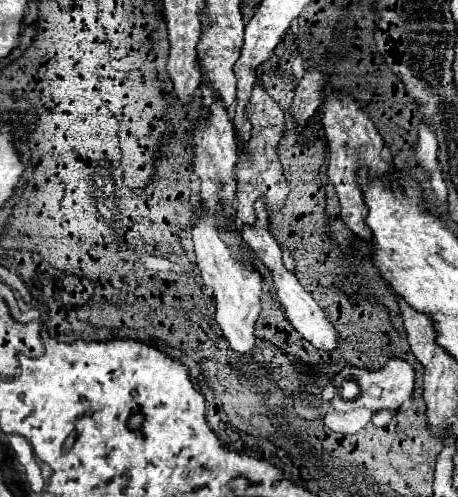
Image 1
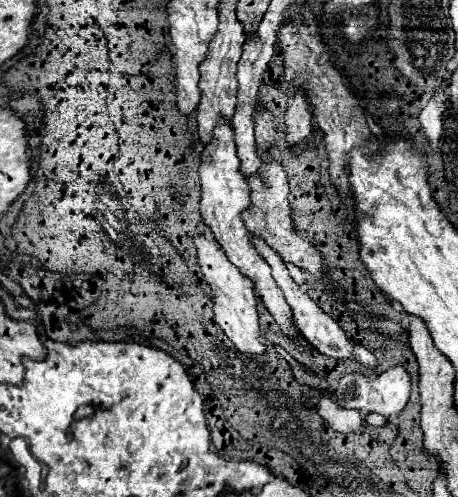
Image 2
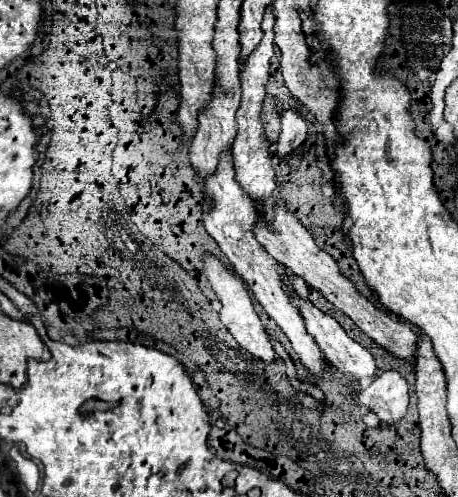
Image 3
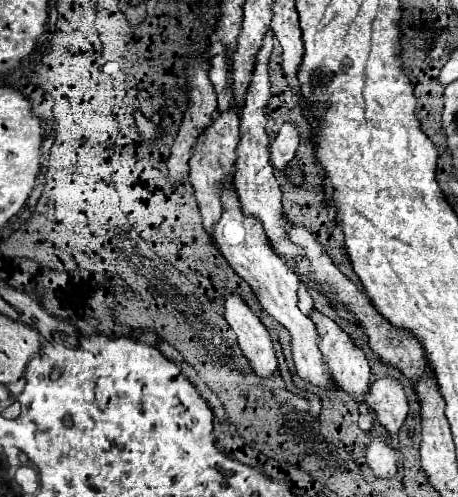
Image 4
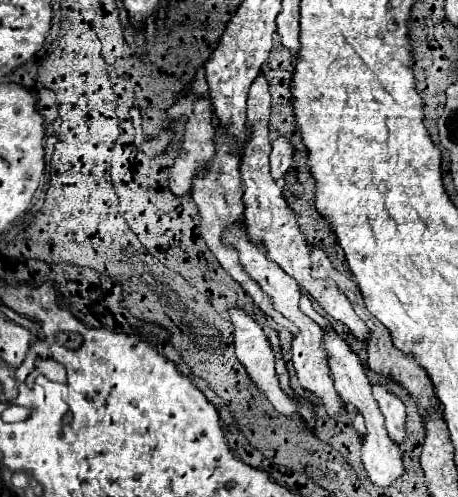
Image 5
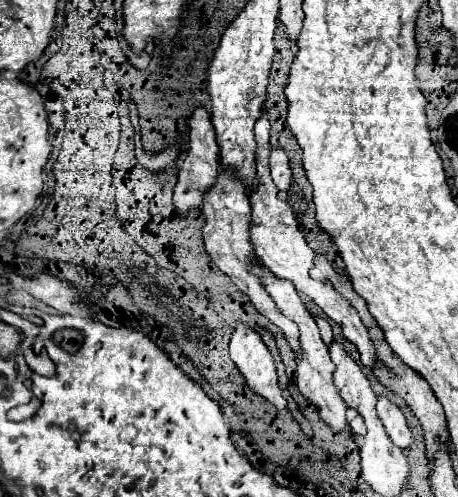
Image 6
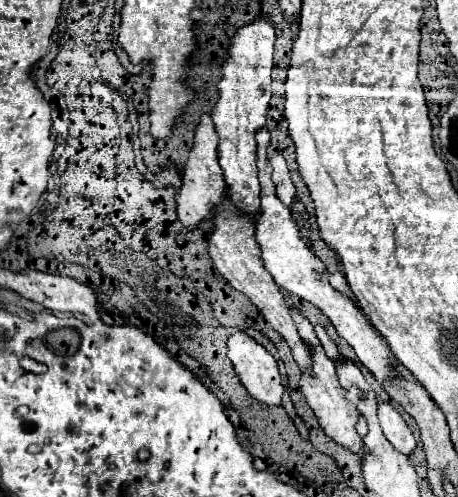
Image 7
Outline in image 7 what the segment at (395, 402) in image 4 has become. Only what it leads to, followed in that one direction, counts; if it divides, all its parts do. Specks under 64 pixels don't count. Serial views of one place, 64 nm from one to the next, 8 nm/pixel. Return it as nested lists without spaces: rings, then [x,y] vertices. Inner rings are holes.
[[[390,402],[378,404],[378,420],[380,420],[384,436],[390,440],[390,444],[404,454],[412,454],[412,450],[416,446],[412,430],[408,428],[408,424],[400,416],[400,412]]]

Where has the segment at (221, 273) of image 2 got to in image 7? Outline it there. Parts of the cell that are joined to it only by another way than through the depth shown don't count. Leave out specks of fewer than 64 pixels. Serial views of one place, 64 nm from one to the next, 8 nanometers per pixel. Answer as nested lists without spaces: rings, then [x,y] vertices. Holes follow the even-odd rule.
[[[238,330],[228,338],[228,358],[234,370],[248,390],[248,394],[264,404],[282,404],[282,380],[272,354],[258,344],[244,330]]]

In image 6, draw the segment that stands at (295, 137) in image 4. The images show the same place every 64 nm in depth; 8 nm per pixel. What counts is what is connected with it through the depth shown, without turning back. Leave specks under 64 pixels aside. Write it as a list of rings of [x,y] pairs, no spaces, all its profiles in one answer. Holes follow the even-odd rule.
[[[274,148],[270,154],[270,172],[272,172],[272,180],[278,186],[278,190],[286,192],[290,188],[292,182],[292,170],[288,164],[288,154],[284,148]]]

